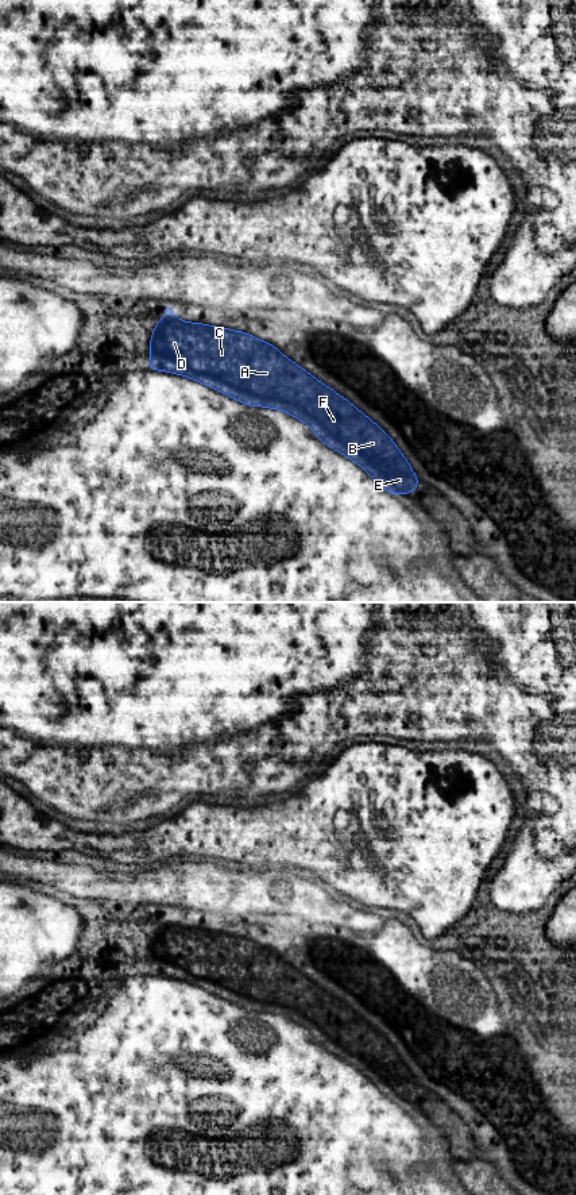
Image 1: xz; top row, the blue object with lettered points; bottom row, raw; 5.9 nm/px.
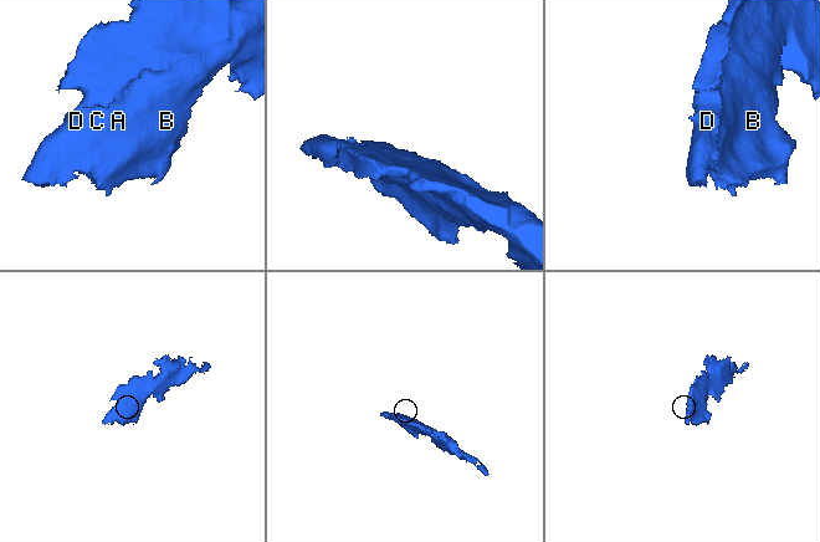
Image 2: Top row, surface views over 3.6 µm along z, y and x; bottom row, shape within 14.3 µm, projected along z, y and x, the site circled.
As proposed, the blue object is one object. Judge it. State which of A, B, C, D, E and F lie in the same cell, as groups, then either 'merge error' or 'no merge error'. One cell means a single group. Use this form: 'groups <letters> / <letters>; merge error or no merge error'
groups A B C D E F; no merge error

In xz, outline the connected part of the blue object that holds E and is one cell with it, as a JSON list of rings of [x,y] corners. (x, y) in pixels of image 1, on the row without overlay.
[[[167,911],[152,936],[150,955],[147,975],[179,979],[246,1010],[286,1017],[308,1029],[328,1052],[357,1068],[387,1098],[409,1099],[420,1091],[410,1068],[379,1030],[272,949],[247,937],[179,925]]]

